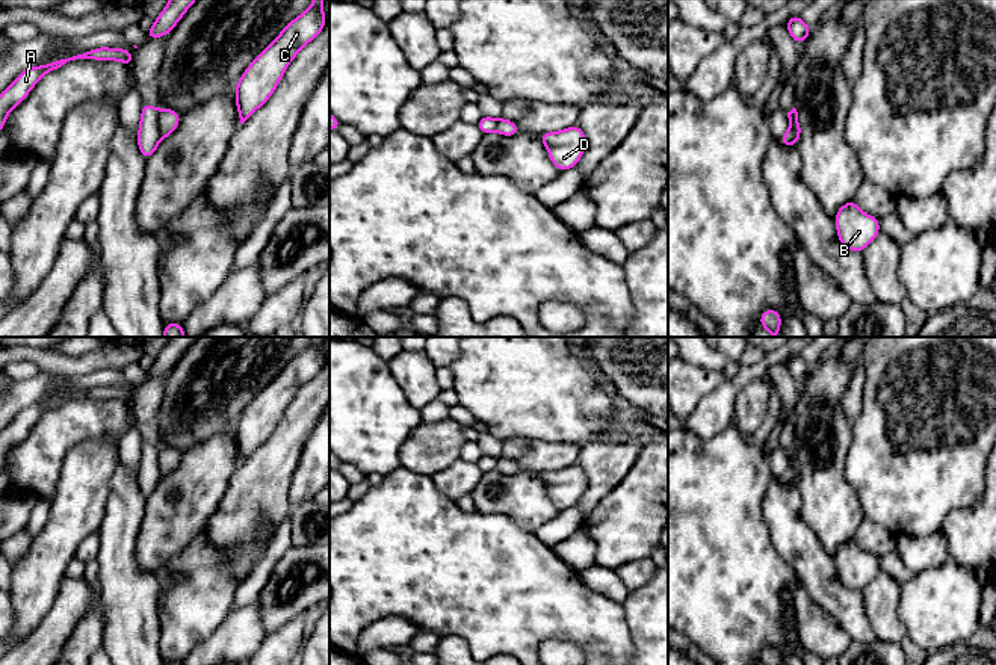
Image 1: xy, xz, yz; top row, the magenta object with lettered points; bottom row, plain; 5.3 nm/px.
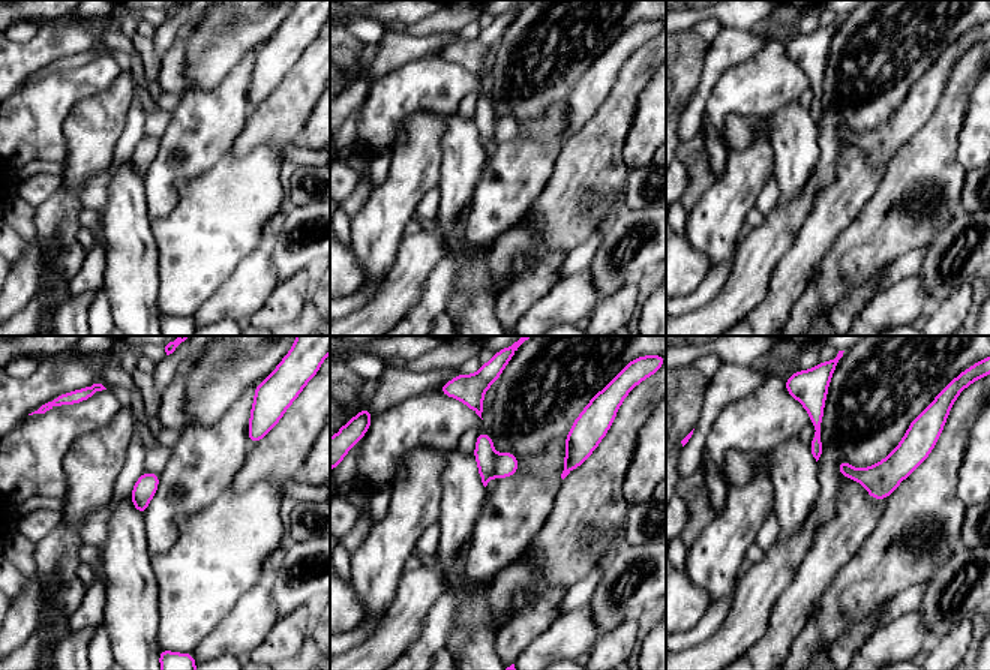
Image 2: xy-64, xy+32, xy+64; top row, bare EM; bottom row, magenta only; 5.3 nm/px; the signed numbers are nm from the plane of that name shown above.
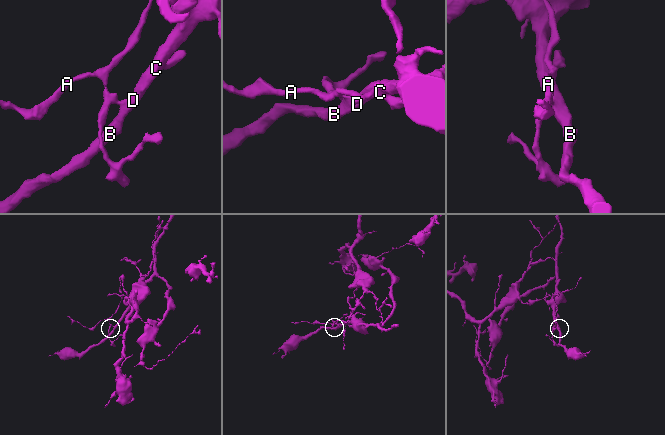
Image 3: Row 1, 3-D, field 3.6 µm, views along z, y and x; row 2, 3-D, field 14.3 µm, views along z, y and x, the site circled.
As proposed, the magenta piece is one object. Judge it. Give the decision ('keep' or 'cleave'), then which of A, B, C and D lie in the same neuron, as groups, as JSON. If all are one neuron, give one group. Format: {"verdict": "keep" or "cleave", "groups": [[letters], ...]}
{"verdict": "cleave", "groups": [["A"], ["B", "C", "D"]]}

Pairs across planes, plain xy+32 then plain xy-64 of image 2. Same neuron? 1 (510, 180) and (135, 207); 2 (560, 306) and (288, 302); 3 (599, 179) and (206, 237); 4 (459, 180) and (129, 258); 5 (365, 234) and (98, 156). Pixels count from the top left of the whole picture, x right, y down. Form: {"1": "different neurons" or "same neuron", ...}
{"1": "different neurons", "2": "different neurons", "3": "different neurons", "4": "same neuron", "5": "same neuron"}

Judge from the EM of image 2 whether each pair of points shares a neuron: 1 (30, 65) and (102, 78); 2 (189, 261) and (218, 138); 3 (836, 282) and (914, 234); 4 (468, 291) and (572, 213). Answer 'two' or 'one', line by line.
1: two
2: two
3: one
4: two

